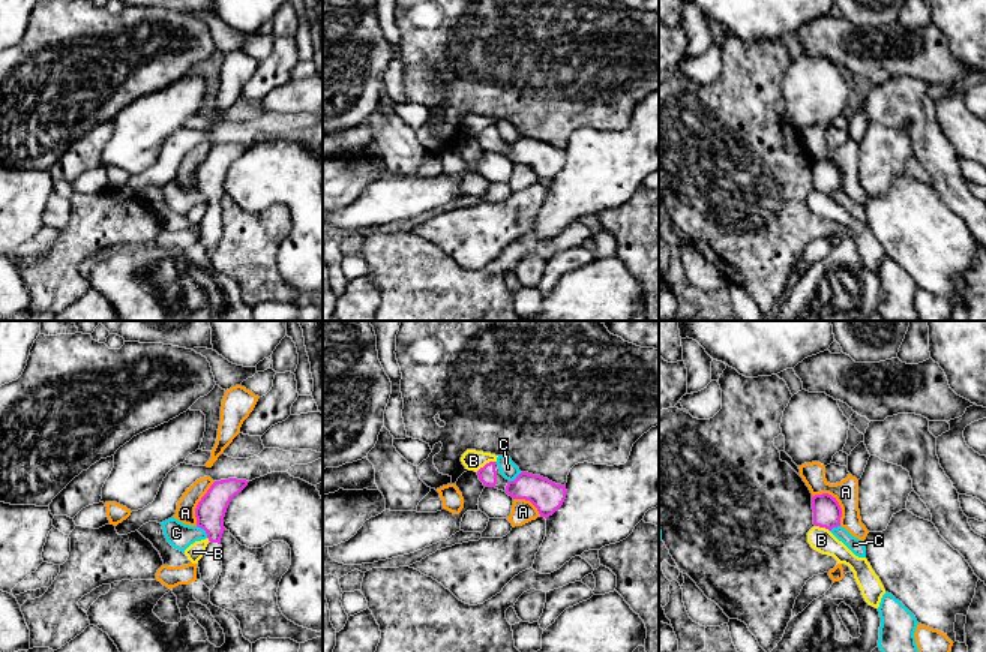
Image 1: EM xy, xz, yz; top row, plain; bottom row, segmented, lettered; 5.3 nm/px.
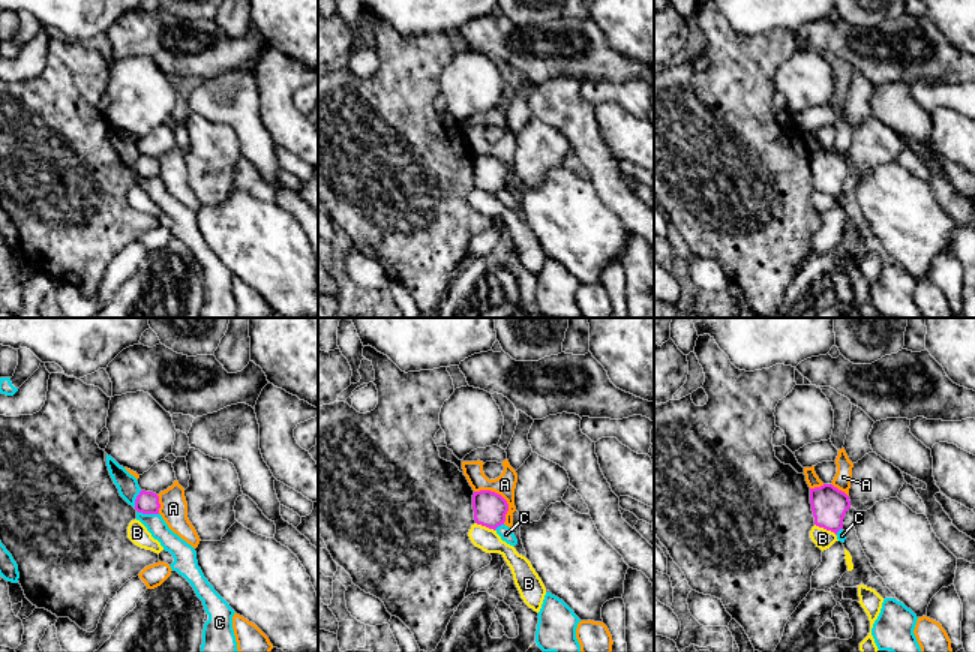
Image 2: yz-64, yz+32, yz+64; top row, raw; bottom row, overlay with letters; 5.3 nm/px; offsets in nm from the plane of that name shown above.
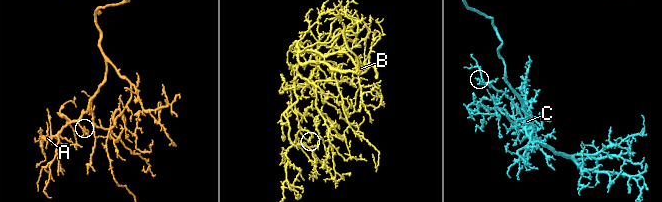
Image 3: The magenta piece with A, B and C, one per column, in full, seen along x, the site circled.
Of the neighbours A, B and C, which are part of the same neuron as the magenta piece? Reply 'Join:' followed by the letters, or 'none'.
Join: none

